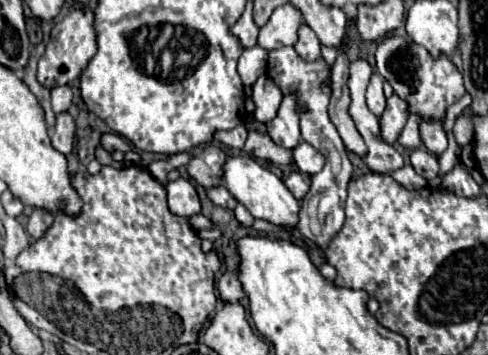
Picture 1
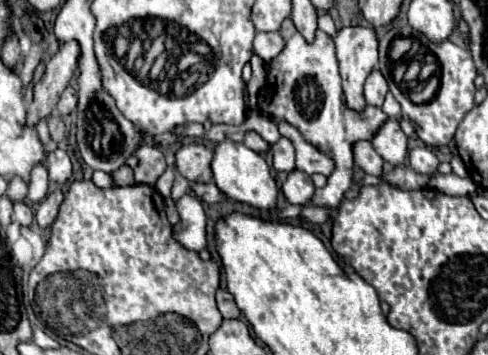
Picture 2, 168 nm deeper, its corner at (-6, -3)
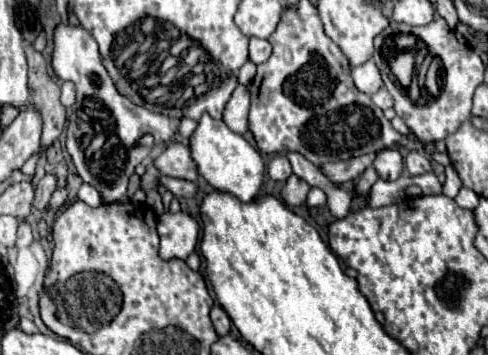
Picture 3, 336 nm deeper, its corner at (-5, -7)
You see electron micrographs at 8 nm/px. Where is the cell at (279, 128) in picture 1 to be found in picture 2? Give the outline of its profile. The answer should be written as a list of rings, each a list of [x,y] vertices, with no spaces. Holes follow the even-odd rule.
[[[280,138],[276,144],[272,144],[272,156],[274,156],[274,168],[278,172],[292,172],[294,170],[294,144],[290,138]]]

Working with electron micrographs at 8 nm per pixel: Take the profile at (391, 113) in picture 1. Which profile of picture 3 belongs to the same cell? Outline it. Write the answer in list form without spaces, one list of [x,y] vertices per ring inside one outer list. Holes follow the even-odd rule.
[[[383,150],[377,154],[373,168],[381,180],[397,180],[403,170],[403,158],[397,150]]]

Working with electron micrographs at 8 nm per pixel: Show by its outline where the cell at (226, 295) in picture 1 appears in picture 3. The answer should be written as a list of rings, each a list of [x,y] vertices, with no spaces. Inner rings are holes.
[[[213,306],[213,310],[211,310],[211,322],[213,322],[213,328],[215,328],[217,336],[225,336],[225,334],[229,334],[231,320],[229,320],[227,312],[225,312],[221,306]]]

